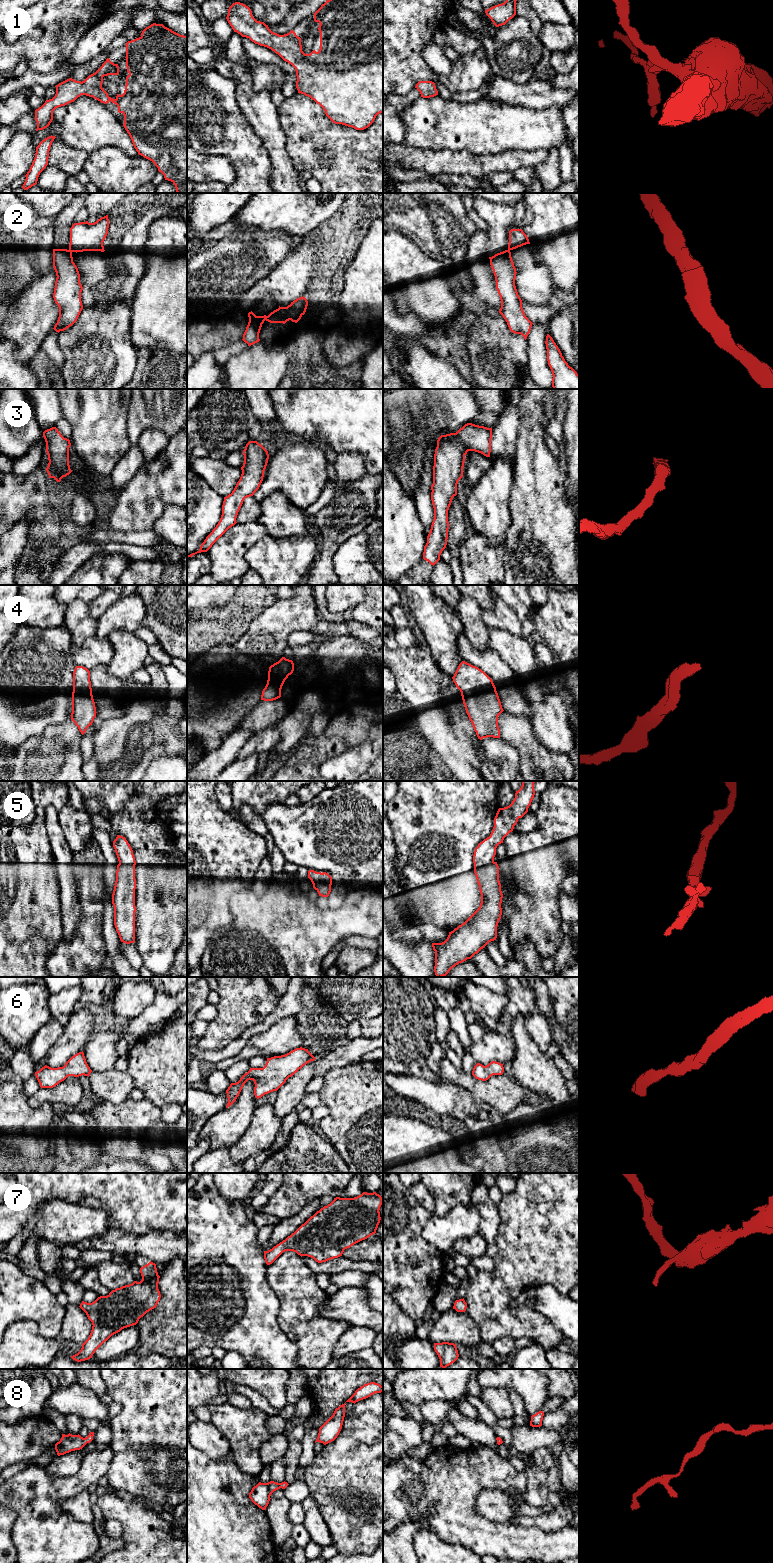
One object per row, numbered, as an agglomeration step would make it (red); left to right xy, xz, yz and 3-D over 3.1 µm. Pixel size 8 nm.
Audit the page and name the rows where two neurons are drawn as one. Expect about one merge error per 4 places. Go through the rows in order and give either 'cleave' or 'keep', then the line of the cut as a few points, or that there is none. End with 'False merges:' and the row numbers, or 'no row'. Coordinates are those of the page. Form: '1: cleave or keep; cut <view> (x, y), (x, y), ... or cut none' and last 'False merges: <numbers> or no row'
1: keep; cut none
2: cleave; cut xz (267, 316), (265, 319)
3: keep; cut none
4: keep; cut none
5: keep; cut none
6: keep; cut none
7: keep; cut none
8: keep; cut none
False merges: 2

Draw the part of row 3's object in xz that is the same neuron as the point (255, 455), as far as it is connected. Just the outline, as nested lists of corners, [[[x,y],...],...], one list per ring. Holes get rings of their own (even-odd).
[[[249,441],[243,450],[242,474],[231,494],[224,497],[220,521],[201,544],[200,549],[187,556],[207,552],[212,545],[236,522],[238,512],[245,498],[253,496],[259,489],[266,469],[269,454],[257,441]]]

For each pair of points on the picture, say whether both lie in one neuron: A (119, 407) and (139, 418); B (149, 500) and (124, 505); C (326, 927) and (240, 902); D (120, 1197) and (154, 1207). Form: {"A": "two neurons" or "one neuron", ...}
{"A": "two neurons", "B": "one neuron", "C": "one neuron", "D": "one neuron"}

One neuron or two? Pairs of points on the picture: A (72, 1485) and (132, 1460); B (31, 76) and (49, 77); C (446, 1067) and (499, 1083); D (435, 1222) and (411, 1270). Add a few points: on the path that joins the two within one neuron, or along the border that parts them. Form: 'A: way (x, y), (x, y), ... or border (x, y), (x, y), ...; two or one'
A: border (111, 1448), (112, 1460), (105, 1475); two
B: way (35, 77), (45, 77); one
C: way (459, 1077), (471, 1084), (486, 1085); one
D: border (430, 1217), (422, 1230), (422, 1237), (444, 1254); two

